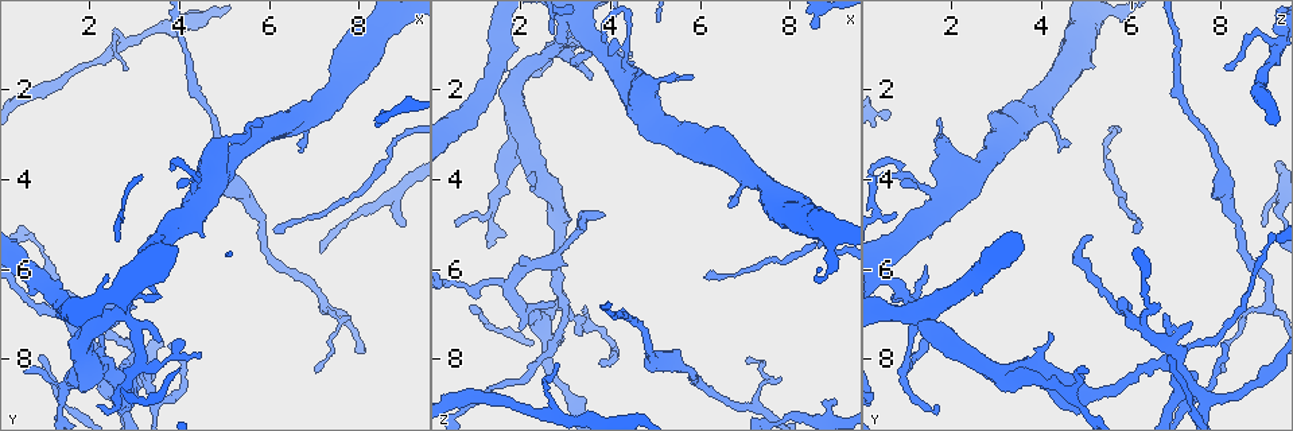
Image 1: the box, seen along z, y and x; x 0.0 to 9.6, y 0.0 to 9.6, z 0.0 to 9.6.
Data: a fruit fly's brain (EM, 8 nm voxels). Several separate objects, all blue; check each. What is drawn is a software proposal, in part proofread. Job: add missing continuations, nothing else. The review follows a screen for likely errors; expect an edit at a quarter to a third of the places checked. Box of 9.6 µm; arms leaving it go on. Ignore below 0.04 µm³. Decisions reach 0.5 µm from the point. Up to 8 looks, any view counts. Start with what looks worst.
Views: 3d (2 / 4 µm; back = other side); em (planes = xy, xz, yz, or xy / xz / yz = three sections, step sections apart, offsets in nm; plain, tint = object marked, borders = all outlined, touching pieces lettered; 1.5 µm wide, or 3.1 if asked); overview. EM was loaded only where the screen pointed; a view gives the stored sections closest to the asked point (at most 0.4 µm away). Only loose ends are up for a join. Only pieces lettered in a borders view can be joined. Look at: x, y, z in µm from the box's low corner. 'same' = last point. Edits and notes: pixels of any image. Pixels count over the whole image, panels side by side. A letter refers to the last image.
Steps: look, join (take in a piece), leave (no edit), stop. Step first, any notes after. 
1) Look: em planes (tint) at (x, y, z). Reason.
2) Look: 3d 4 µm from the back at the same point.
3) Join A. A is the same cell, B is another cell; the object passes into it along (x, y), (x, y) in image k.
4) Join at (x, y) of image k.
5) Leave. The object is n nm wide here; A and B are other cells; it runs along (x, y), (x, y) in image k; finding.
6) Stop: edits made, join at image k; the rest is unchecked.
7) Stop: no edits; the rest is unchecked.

Look: 3d 2 µm at (6.65, 3.35, 4.35).

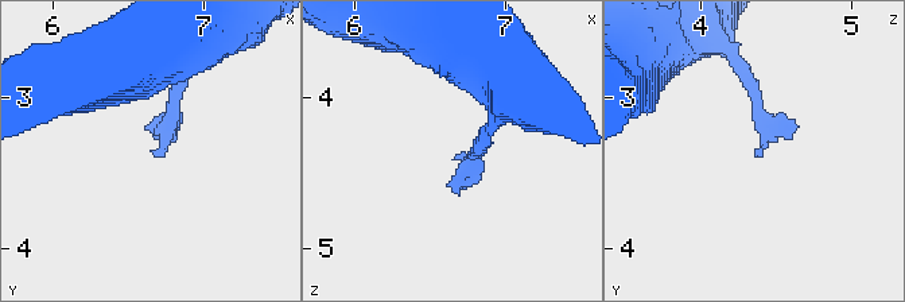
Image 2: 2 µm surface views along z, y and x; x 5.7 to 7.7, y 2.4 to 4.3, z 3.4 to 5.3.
Look: em planes (tint) at (6.70, 3.38, 4.38).

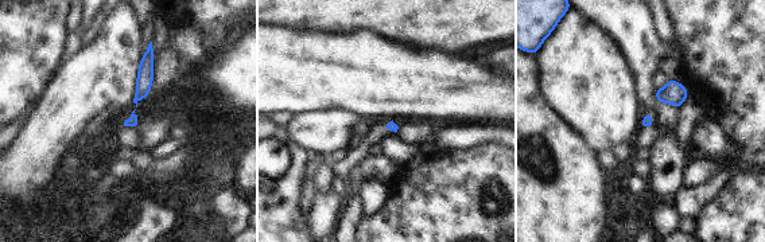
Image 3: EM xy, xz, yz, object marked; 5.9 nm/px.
Look: em planes (borders) at the same point. See the neighbours.

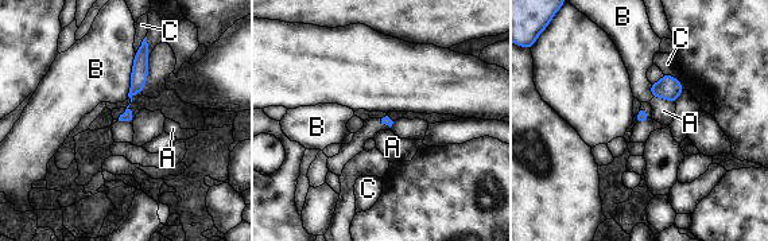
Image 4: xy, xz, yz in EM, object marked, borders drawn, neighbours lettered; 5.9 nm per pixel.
Leave. A, B and C are other cells; a border runs along (652, 97), (674, 102) in image 4; no lettered piece goes on from it.

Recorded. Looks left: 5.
Look: 3d 2 µm at (2.85, 1.60, 8.10). Thin end.

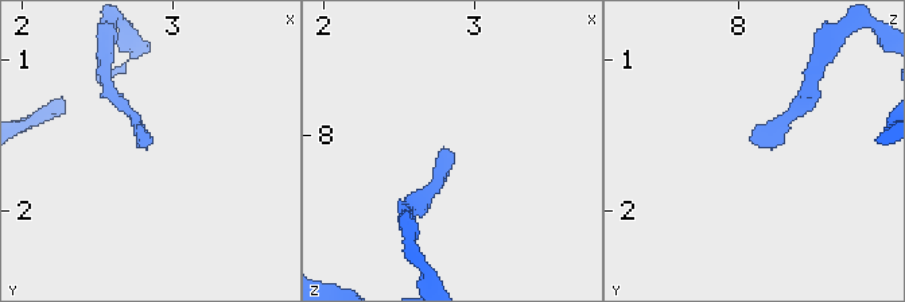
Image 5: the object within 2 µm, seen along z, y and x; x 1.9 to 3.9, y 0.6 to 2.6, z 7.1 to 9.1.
Look: em xz step 8 (borders) at (2.80, 1.54, 8.08). Now the EM.

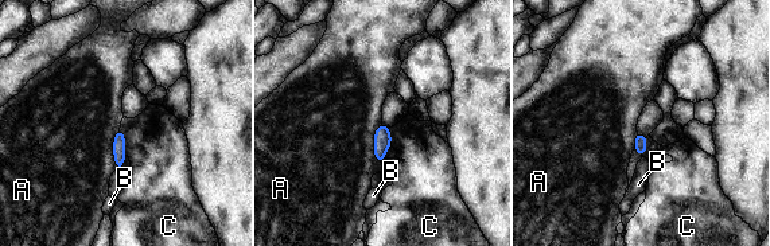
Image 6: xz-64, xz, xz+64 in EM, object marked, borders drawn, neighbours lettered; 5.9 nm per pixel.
Look: em planes (borders) at the same point.

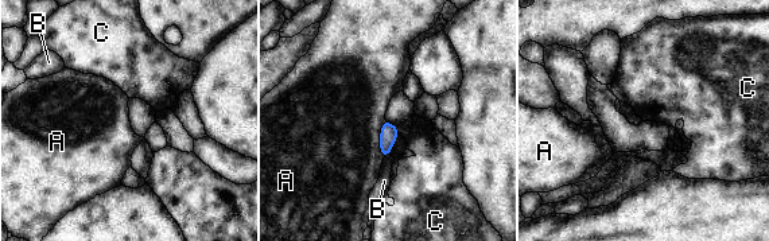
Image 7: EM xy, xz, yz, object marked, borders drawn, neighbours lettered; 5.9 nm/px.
Leave. A, B and C are other cells; none of them fits.

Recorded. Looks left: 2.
Look: em planes (plain) at (3.80, 7.65, 8.00). An open end.

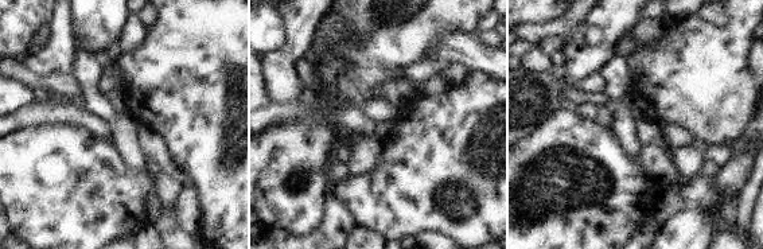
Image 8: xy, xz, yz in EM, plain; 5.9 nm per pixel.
Look: em planes (borders) at the same point. What lies round it.

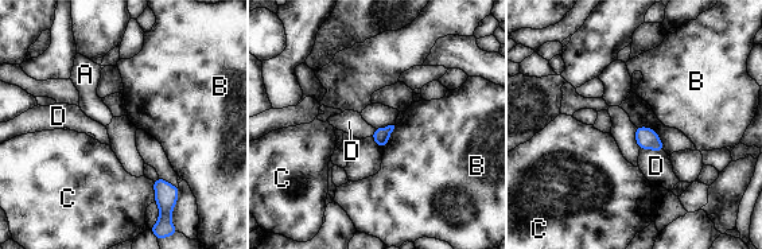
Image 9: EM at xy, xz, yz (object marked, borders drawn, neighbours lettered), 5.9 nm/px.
Leave. A, B, C and D are other cells; none of them fits.

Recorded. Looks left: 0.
Stop: no edits; the rest is unchecked.

